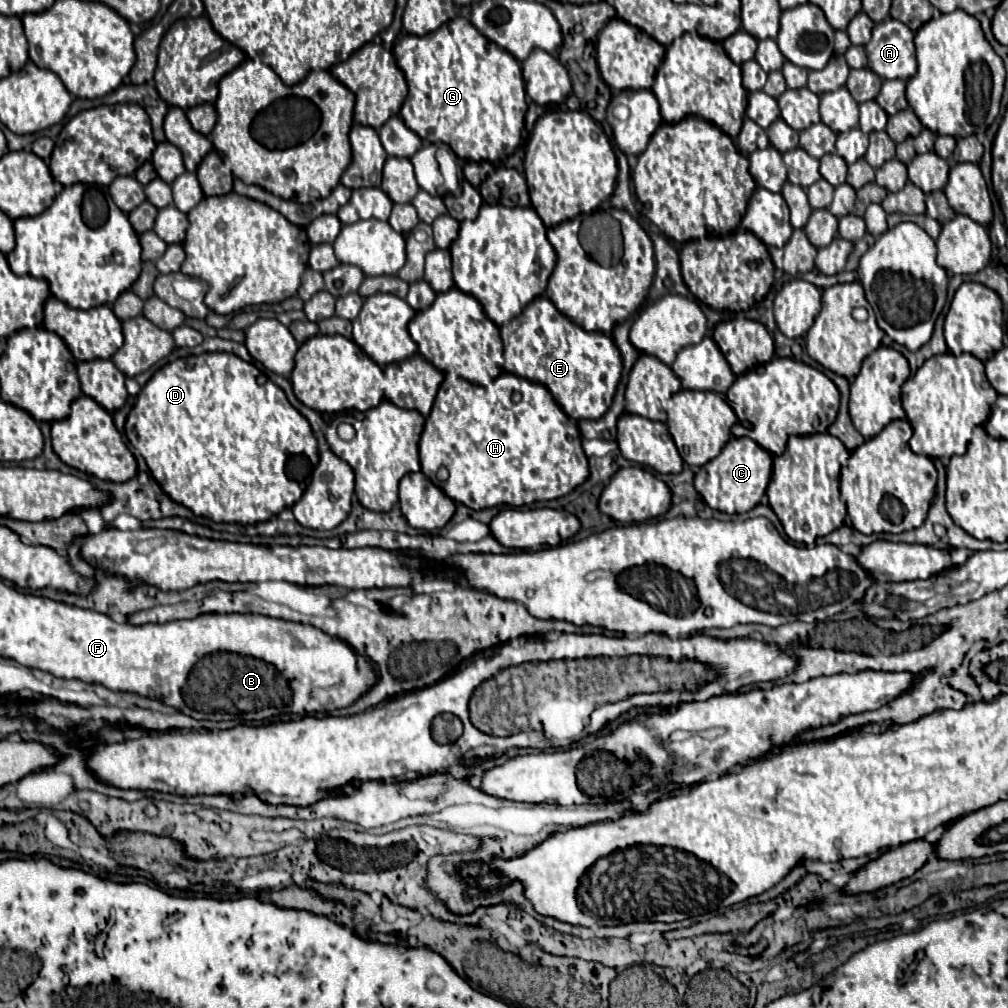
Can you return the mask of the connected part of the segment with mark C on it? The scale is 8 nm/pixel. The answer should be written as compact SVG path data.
M730 438L720 456L703 466L704 472L696 472L694 487L701 499L726 514L742 514L760 504L772 474L773 456L760 448L750 438Z

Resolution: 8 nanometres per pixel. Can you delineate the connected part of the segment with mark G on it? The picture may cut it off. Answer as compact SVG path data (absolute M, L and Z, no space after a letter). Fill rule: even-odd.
M454 18L432 34L400 38L394 58L410 88L402 120L422 140L444 142L458 158L472 162L500 162L514 154L526 114L522 68L514 56L484 38L466 18Z

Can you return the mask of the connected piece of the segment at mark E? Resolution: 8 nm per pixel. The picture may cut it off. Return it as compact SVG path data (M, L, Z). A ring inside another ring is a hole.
M544 296L532 300L532 304L528 304L520 316L512 318L504 326L498 326L498 330L500 330L502 356L504 356L502 372L544 384L572 420L582 420L582 418L596 420L610 408L616 386L622 376L622 360L616 344L608 336L604 336L602 332L586 332L584 328L568 320L564 314L560 314L558 308Z

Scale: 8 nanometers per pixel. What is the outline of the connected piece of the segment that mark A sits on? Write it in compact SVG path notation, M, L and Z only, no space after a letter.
M882 20L872 30L872 40L866 44L868 68L884 80L910 80L916 74L914 32L894 20Z

